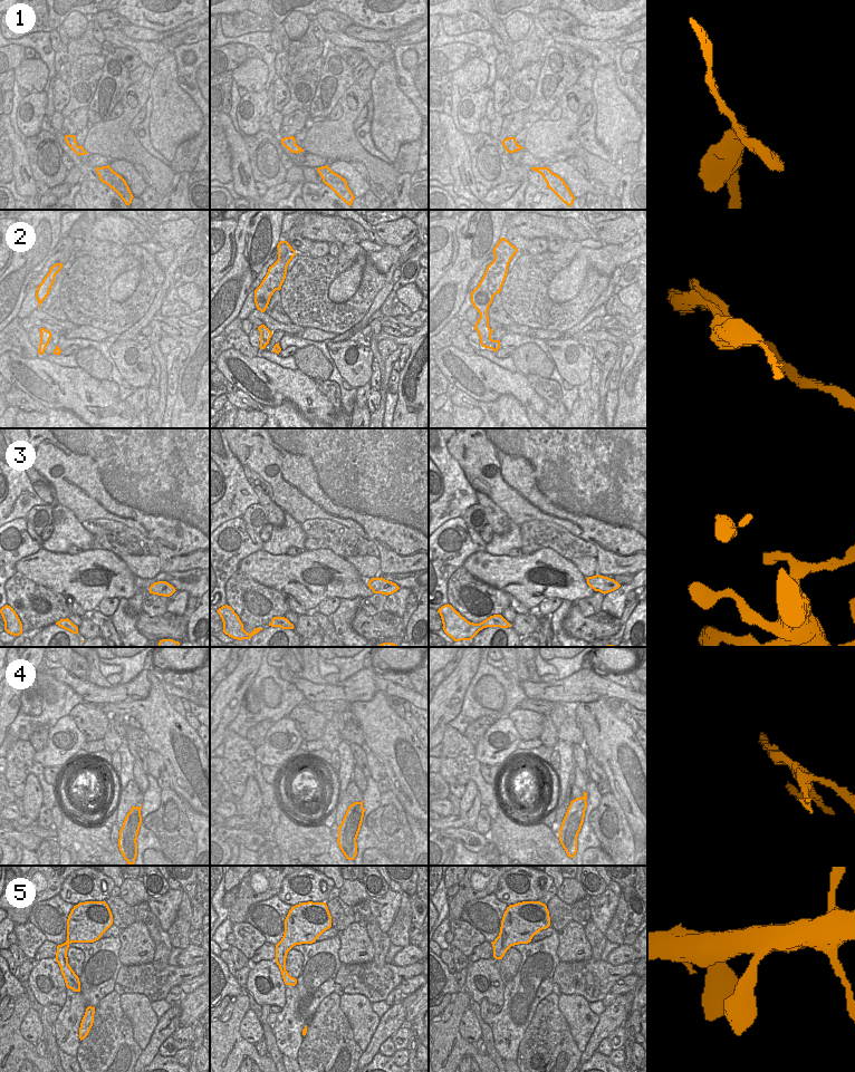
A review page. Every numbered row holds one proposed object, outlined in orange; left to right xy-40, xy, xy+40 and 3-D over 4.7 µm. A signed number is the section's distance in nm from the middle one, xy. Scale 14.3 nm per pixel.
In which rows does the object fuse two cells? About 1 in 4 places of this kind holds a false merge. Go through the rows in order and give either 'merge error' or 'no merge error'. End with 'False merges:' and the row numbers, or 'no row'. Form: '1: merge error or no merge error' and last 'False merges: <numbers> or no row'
1: no merge error
2: merge error
3: no merge error
4: merge error
5: no merge error
False merges: 2, 4

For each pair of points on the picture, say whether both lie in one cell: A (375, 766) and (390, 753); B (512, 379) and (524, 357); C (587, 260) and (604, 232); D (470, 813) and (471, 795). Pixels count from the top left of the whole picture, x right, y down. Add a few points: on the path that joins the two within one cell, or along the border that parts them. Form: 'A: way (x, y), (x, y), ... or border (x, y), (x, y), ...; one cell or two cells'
A: border (366, 749), (376, 756), (386, 775); two cells
B: border (517, 369), (526, 376); two cells
C: border (603, 243), (616, 243), (620, 245); two cells
D: way (470, 809), (470, 800); one cell

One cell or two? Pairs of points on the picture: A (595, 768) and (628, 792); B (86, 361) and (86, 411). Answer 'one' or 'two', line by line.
A: two
B: two

